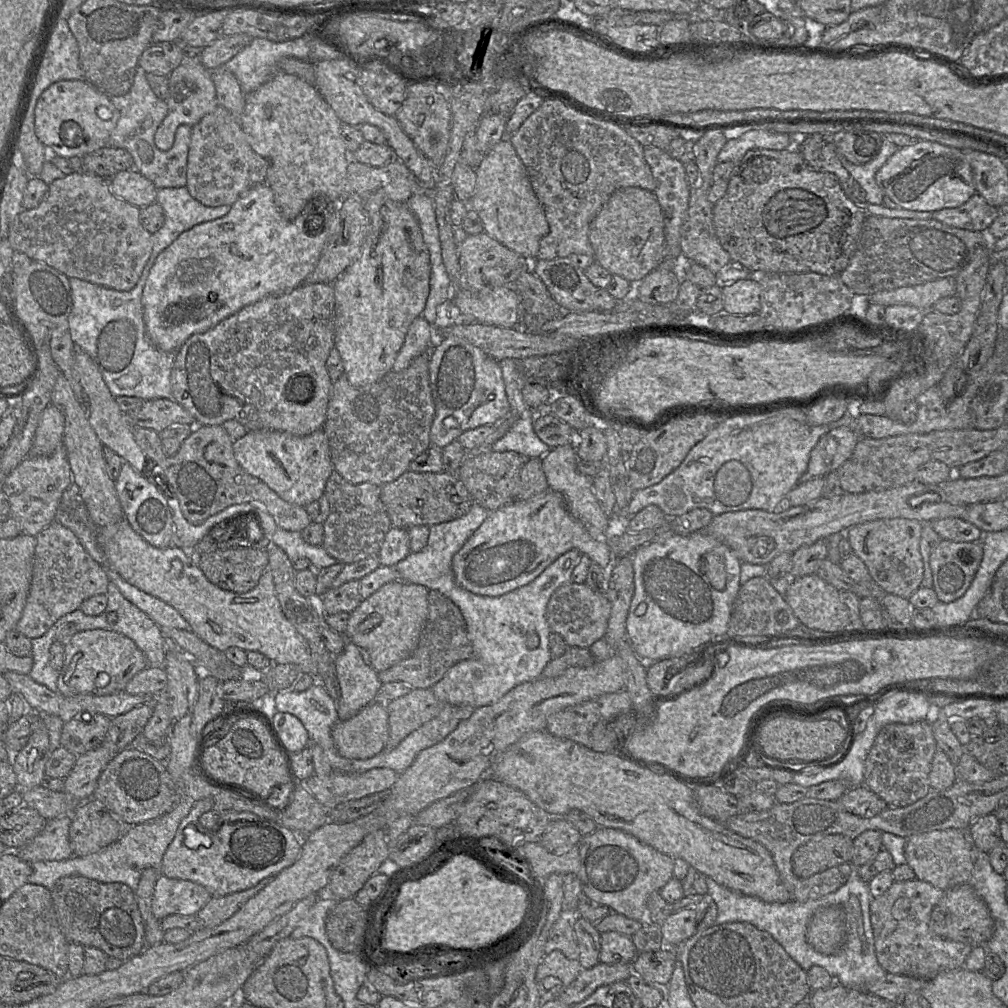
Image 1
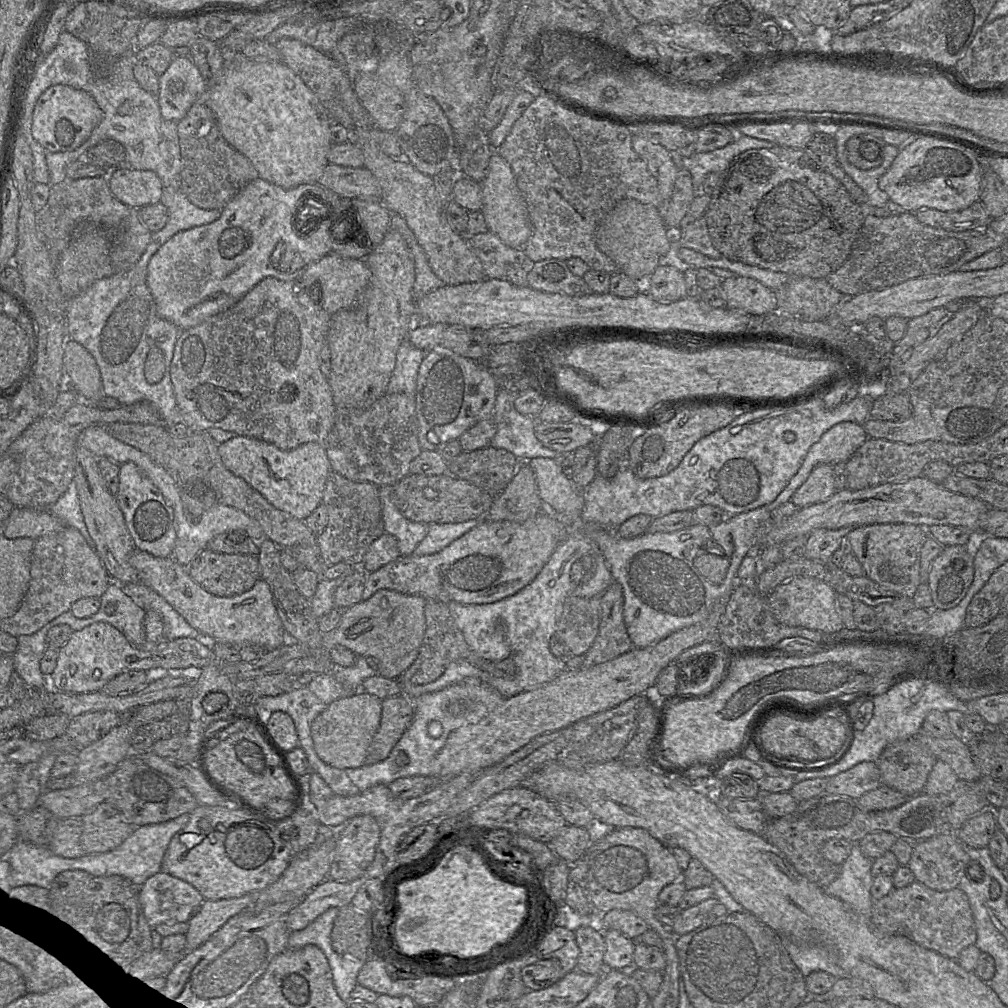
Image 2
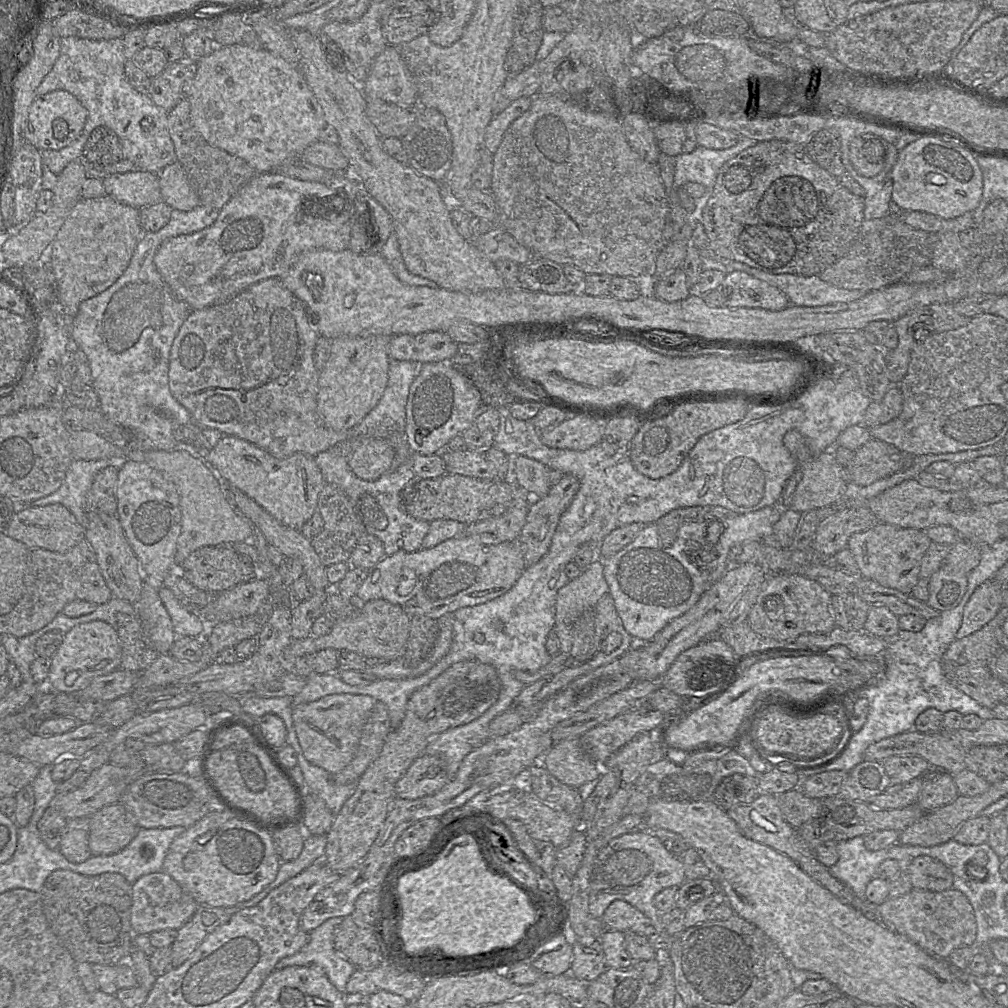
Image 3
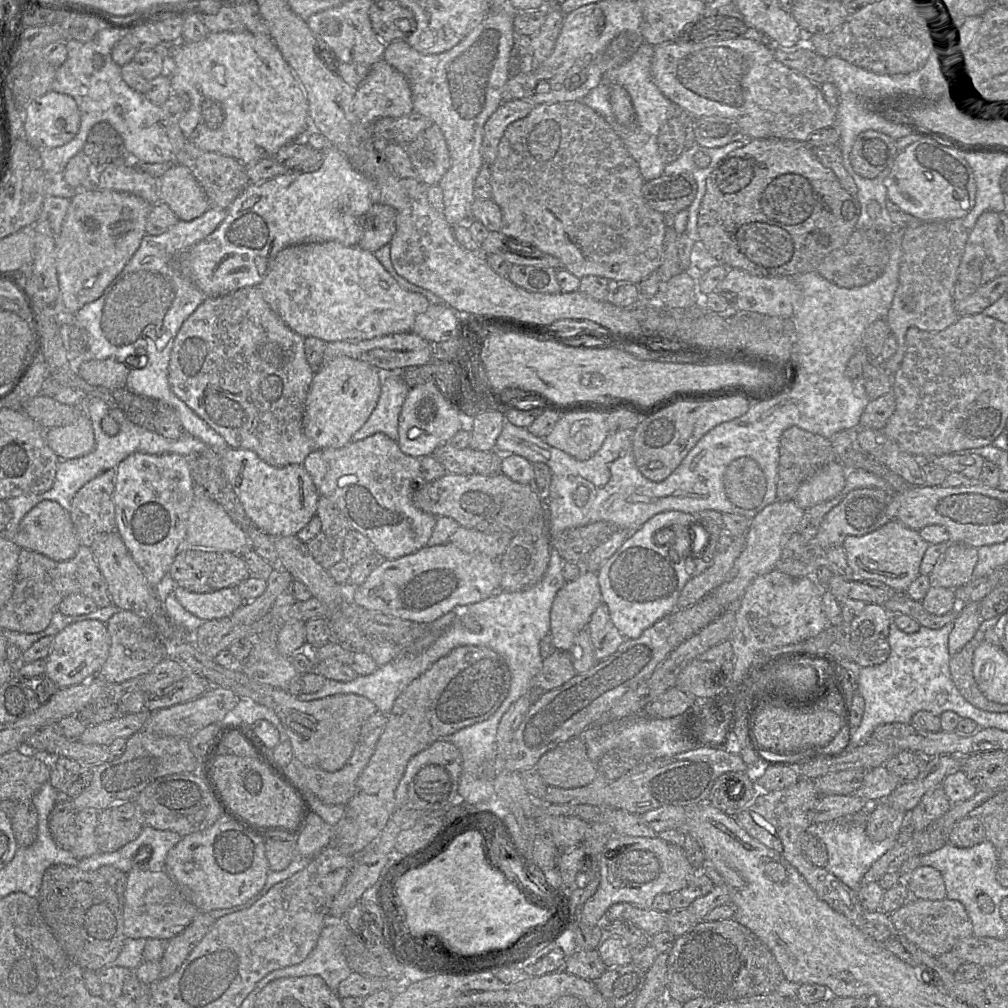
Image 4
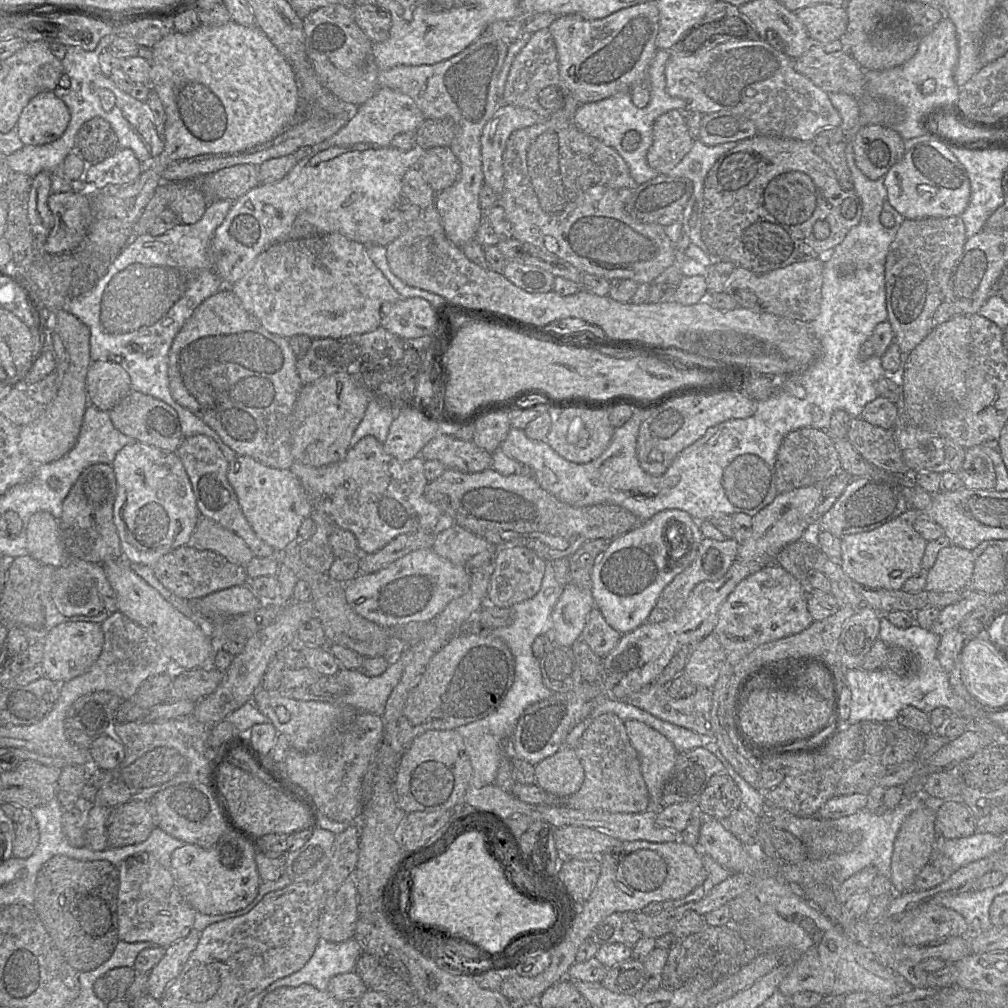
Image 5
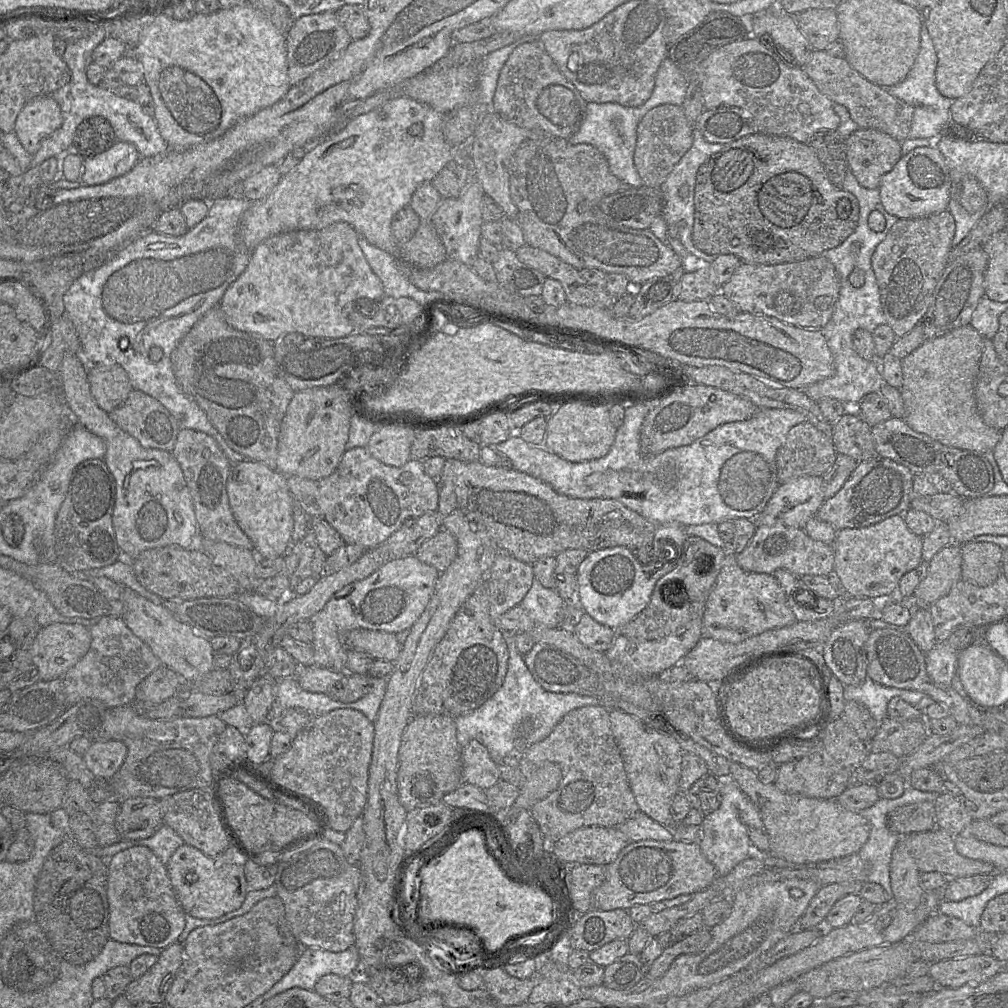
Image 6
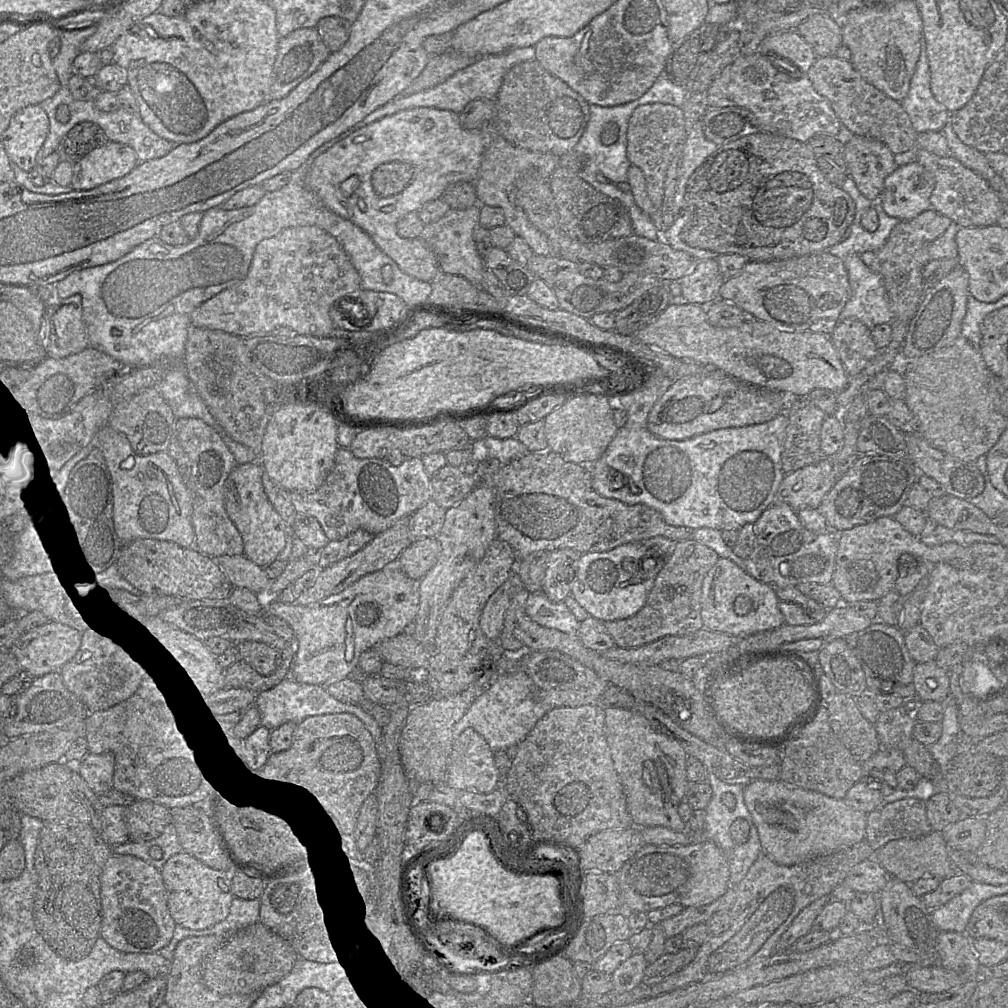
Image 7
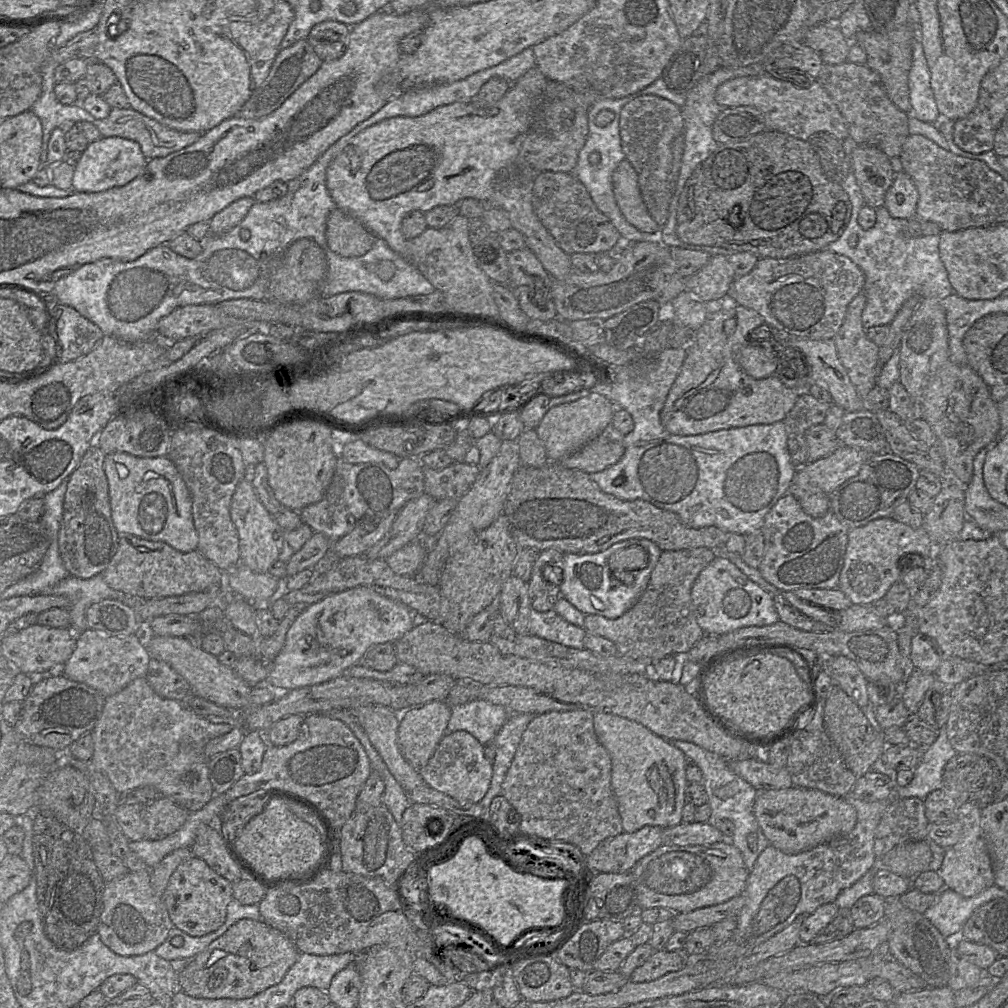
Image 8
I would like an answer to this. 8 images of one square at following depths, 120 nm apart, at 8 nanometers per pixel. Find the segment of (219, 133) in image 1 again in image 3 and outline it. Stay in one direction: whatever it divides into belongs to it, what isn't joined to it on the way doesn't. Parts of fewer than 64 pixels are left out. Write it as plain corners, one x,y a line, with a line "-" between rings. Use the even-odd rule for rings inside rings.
185,97
168,112
168,131
175,147
177,162
183,166
200,200
200,205
220,211
248,181
256,174
260,174
243,159
213,147
205,141
191,124
190,103

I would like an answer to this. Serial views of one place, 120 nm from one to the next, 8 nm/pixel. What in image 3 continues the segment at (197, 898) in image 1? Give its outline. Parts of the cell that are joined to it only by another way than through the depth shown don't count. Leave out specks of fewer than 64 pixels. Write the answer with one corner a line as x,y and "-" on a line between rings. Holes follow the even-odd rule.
164,871
150,873
132,884
131,926
135,935
180,929
195,913
198,903

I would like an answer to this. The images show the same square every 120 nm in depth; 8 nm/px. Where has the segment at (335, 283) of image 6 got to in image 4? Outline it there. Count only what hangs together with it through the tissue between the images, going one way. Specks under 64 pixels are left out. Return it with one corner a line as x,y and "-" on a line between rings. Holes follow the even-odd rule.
336,241
303,243
282,249
268,262
266,274
256,287
261,289
264,300
292,331
303,338
317,337
326,343
412,332
416,316
424,313
430,305
422,294
403,289
372,252

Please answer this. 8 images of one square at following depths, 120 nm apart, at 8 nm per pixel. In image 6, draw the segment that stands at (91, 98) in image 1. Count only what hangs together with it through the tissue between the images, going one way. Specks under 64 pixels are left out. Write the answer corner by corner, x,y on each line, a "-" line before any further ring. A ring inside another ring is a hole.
51,94
29,100
19,112
14,126
24,149
33,156
42,142
61,127
61,108

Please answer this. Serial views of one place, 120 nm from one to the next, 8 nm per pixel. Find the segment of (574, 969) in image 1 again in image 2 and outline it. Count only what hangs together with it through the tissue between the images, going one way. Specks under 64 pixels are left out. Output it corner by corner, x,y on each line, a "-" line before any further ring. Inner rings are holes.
556,958
531,960
521,970
521,978
529,990
541,990
560,980
566,973

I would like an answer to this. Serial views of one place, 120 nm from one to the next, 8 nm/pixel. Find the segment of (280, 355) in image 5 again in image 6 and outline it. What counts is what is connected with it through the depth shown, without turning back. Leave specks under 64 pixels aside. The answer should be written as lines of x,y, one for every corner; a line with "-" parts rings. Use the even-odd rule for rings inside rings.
216,306
205,313
180,340
171,354
171,363
181,391
203,410
228,446
247,460
261,462
276,470
280,425
295,392
278,376
273,342
257,334
234,329
227,323
220,307

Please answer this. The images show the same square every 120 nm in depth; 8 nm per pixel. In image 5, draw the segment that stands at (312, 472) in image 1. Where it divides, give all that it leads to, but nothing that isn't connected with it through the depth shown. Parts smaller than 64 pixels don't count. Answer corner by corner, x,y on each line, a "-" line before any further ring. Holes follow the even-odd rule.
237,455
228,464
227,480
243,515
261,540
277,553
296,543
298,529
313,509
299,480
289,469
272,468
249,456

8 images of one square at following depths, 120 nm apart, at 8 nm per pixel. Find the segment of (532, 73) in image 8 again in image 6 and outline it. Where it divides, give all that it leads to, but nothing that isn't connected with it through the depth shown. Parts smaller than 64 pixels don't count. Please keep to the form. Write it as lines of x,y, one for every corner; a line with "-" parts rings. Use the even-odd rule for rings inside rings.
396,97
366,114
351,119
338,134
329,134
329,139
320,142
319,145
307,151
299,165
285,176
282,176
282,179
278,185
264,199
251,202
250,207
243,213
239,222
239,238
241,242
249,251
253,251
257,246
270,237
284,232
297,230
319,230
333,223
346,222
350,224
358,234
364,236
369,243
390,253
398,262
406,262
418,268
432,268
445,261
448,258
445,246
435,227
431,223
431,220
421,221
416,233
409,241
405,243
397,242
391,231
391,222
393,216
404,207
409,206
412,195
416,188
424,182
431,182
438,172
457,155
457,149
451,146
444,137
442,131
442,118
443,114
434,110
427,104
421,103
409,97
-
416,123
421,123
423,126
423,132
420,136
415,136
410,133
411,126

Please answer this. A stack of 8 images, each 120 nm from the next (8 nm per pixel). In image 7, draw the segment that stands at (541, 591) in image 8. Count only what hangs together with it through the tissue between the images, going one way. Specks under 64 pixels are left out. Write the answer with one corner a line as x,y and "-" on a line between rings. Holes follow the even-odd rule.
573,549
550,552
541,591
551,602
562,602
570,595
580,556

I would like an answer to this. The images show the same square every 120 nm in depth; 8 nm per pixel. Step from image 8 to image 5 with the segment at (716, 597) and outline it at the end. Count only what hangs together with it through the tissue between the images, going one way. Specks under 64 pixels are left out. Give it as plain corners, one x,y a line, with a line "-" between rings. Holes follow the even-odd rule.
777,563
743,579
720,606
713,632
725,649
724,668
733,668
764,643
807,629
814,622
807,607
807,588

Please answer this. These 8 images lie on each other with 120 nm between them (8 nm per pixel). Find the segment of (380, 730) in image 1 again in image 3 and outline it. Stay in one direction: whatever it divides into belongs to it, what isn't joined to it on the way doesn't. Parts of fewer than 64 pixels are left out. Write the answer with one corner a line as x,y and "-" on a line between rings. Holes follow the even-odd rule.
332,694
292,709
293,726
305,759
330,774
338,773
353,760
366,723
378,702
369,695

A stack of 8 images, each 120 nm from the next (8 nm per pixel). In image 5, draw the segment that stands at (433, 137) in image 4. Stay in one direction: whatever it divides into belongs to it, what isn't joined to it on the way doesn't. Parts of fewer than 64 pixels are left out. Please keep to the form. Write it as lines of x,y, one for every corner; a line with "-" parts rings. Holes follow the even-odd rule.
432,147
420,157
418,168
435,192
453,185
459,177
460,162
450,147

